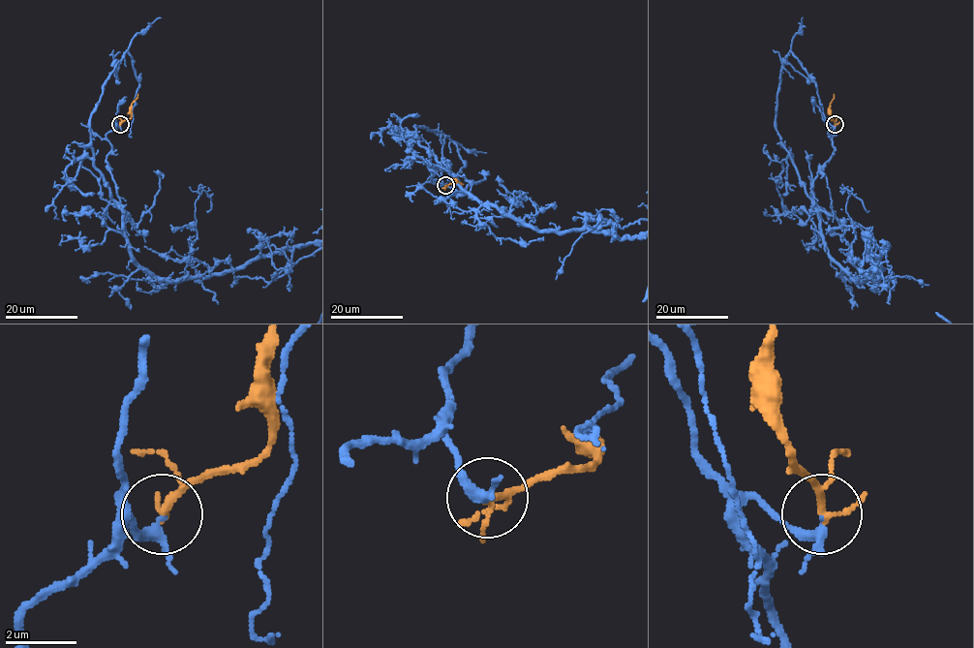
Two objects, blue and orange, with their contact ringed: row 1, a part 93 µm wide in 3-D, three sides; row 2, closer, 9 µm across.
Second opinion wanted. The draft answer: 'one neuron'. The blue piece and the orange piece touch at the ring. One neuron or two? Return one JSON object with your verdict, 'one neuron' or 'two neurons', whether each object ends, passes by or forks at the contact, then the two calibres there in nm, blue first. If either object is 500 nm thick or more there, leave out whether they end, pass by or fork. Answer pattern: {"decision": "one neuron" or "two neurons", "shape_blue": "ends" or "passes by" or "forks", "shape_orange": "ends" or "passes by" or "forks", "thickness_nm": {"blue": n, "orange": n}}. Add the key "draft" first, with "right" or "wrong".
{"draft": "right", "decision": "one neuron", "shape_blue": "passes by", "shape_orange": "forks", "thickness_nm": {"blue": 220, "orange": 140}}

